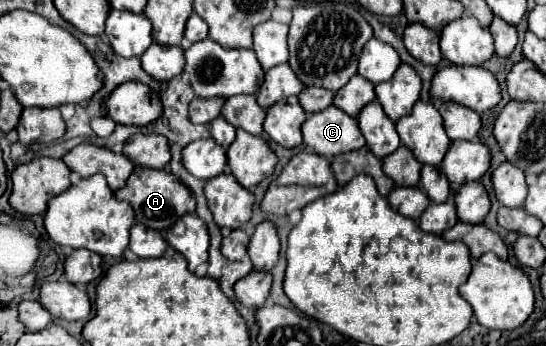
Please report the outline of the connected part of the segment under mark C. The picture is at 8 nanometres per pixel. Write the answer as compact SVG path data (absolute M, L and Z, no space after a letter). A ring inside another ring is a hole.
M331 105L323 111L309 115L303 123L303 143L327 159L361 149L365 137L359 131L357 119L349 117L339 107Z

